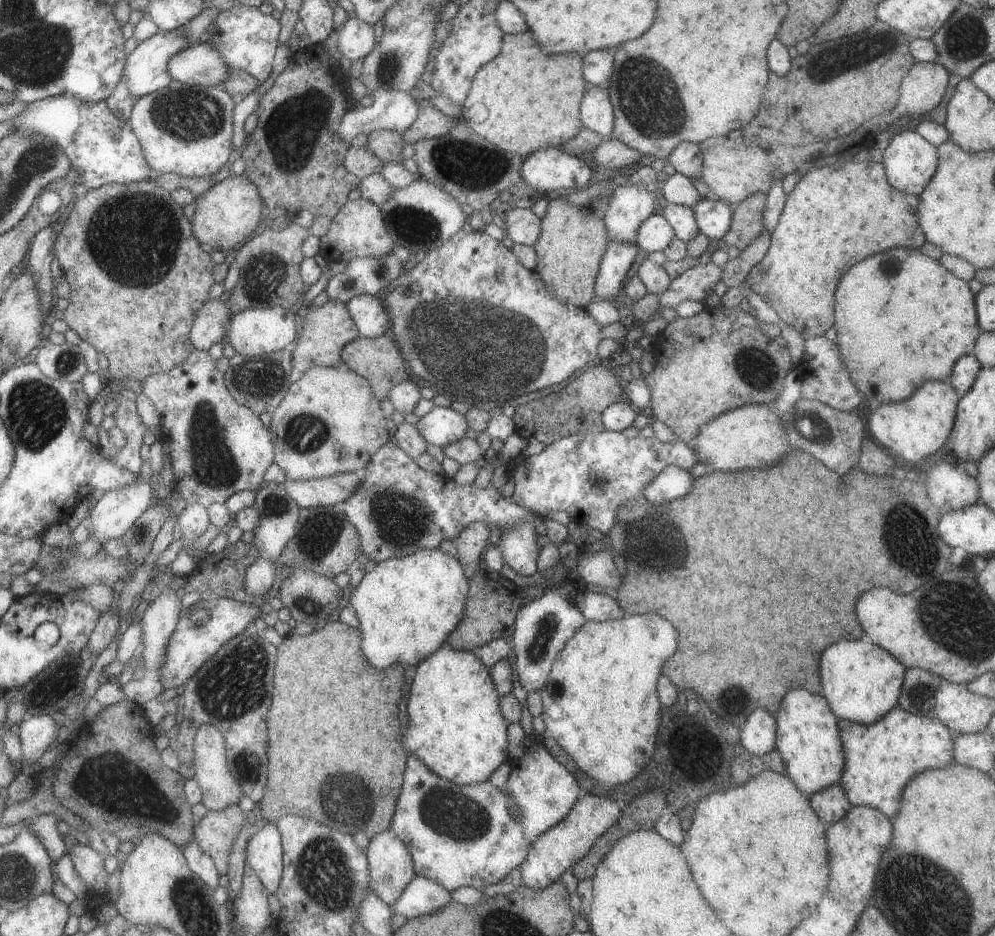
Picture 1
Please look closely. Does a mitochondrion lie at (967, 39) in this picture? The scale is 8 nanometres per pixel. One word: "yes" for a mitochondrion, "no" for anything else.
yes

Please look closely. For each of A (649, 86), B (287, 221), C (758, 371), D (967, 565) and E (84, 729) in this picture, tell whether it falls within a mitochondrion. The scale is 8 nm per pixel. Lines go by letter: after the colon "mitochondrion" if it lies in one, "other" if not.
A: mitochondrion
B: other
C: mitochondrion
D: other
E: other

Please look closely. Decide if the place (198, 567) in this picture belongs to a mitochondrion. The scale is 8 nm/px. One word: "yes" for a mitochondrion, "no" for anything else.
no

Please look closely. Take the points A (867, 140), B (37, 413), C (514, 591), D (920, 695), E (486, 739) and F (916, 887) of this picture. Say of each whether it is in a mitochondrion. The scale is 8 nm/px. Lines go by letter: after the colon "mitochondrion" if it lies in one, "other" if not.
A: other
B: mitochondrion
C: other
D: mitochondrion
E: other
F: mitochondrion

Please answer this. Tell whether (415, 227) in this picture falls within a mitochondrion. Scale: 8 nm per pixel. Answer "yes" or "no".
yes

